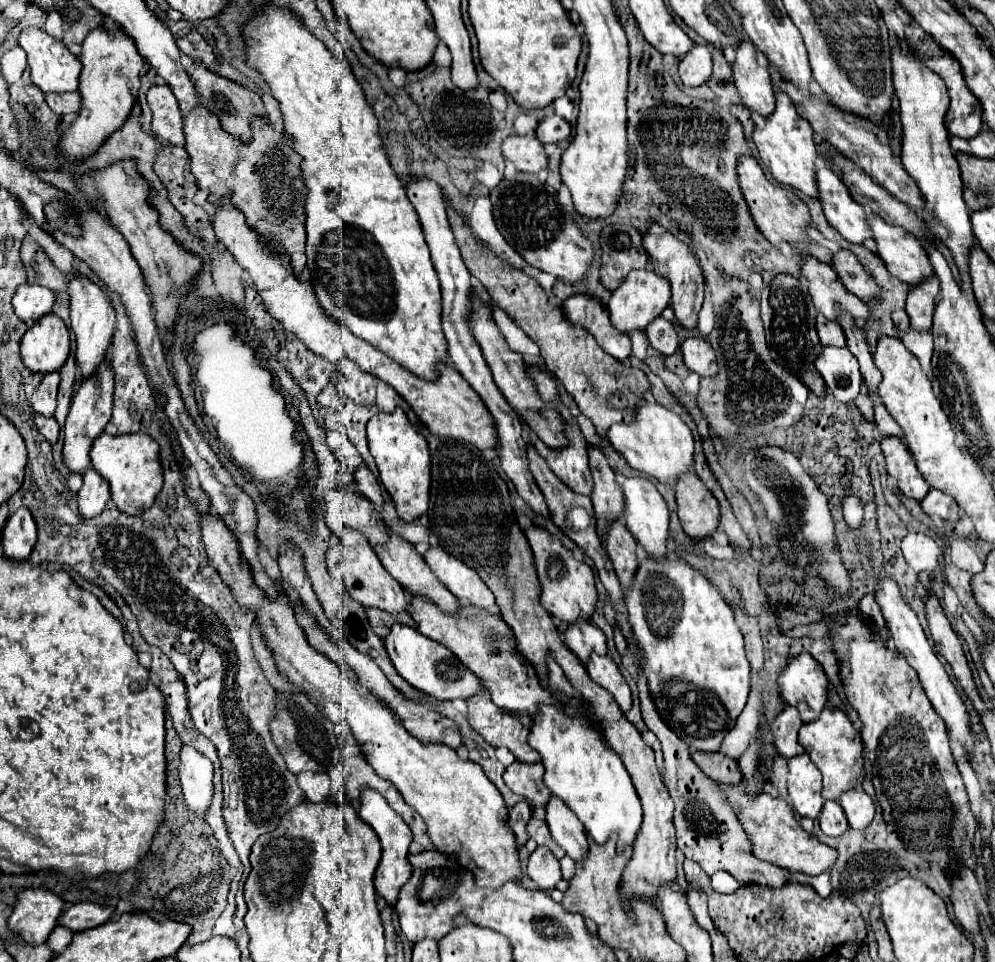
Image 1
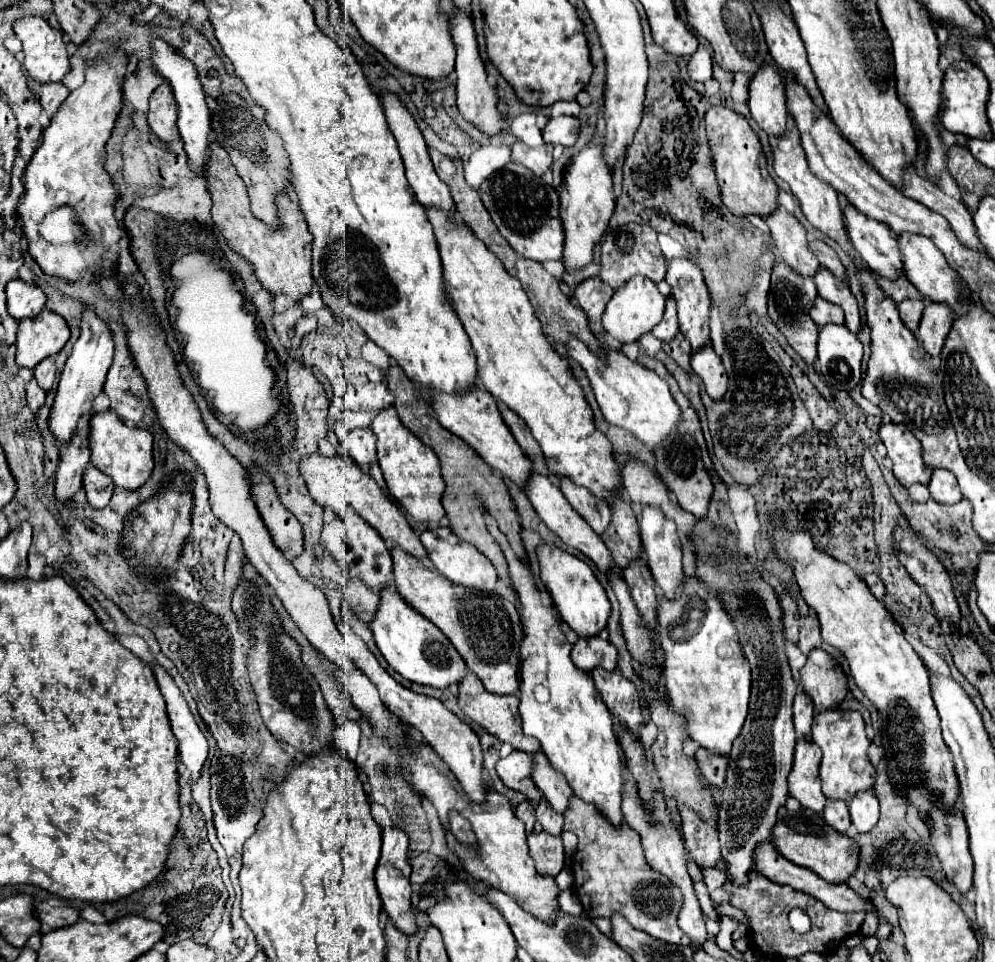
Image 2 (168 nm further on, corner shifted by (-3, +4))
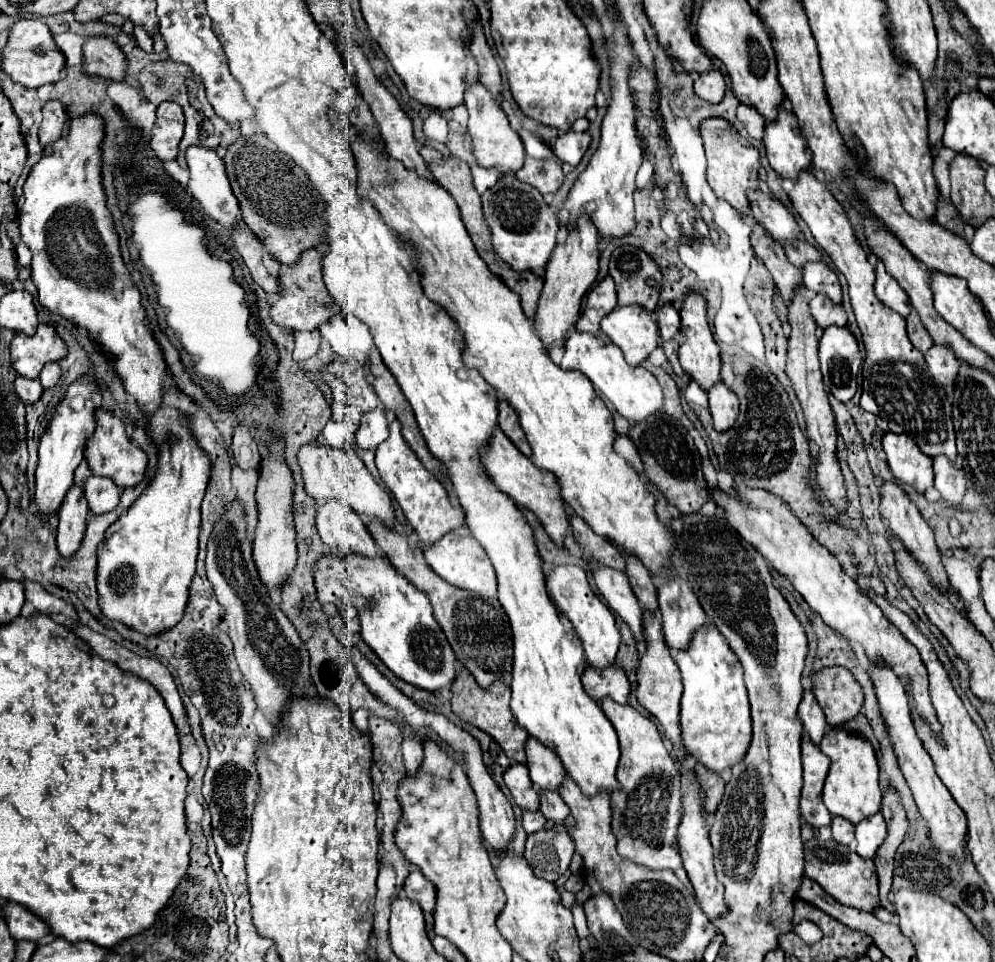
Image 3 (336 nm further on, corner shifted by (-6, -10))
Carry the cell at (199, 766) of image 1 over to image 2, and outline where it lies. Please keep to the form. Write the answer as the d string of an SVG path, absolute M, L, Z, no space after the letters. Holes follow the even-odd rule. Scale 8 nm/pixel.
M159 669L157 681L161 687L161 695L167 701L167 713L171 719L173 733L179 741L181 763L187 767L191 781L199 781L201 769L203 769L207 755L209 755L209 743L207 743L205 735L201 733L201 729L197 727L197 723L195 723L183 695L181 695L181 691L173 683L173 679L163 669Z

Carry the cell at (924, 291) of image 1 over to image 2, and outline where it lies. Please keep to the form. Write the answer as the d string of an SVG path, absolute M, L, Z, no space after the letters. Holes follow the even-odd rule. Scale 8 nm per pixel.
M931 301L925 305L917 337L931 357L941 353L941 347L943 347L949 327L951 327L951 321L953 321L953 311L947 303Z

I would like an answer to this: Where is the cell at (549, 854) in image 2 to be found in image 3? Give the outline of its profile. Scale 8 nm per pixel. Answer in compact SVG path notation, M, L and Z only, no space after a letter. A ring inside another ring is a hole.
M566 825L562 827L544 827L542 831L528 835L526 839L526 861L530 863L534 875L556 881L566 873L570 859L574 855L574 841Z

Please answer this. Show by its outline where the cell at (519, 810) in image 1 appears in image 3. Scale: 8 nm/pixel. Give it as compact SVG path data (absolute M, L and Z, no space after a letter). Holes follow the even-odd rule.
M524 811L524 829L526 829L526 833L536 833L536 831L540 831L542 827L546 827L546 817L540 813L540 811L534 811L534 813L530 813L530 811Z

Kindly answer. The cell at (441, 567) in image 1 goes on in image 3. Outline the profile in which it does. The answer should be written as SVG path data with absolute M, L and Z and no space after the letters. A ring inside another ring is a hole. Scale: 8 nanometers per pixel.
M446 533L440 541L436 541L432 547L428 547L424 551L426 563L448 583L452 583L454 587L466 589L466 591L474 591L478 595L486 595L486 597L494 597L496 595L496 573L494 567L488 559L488 555L484 553L482 545L472 539L470 535L458 535L458 533Z

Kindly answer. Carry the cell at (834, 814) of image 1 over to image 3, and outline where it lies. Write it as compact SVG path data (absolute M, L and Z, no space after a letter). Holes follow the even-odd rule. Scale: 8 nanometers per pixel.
M834 817L832 819L832 837L842 845L850 845L854 841L854 825L848 819Z

